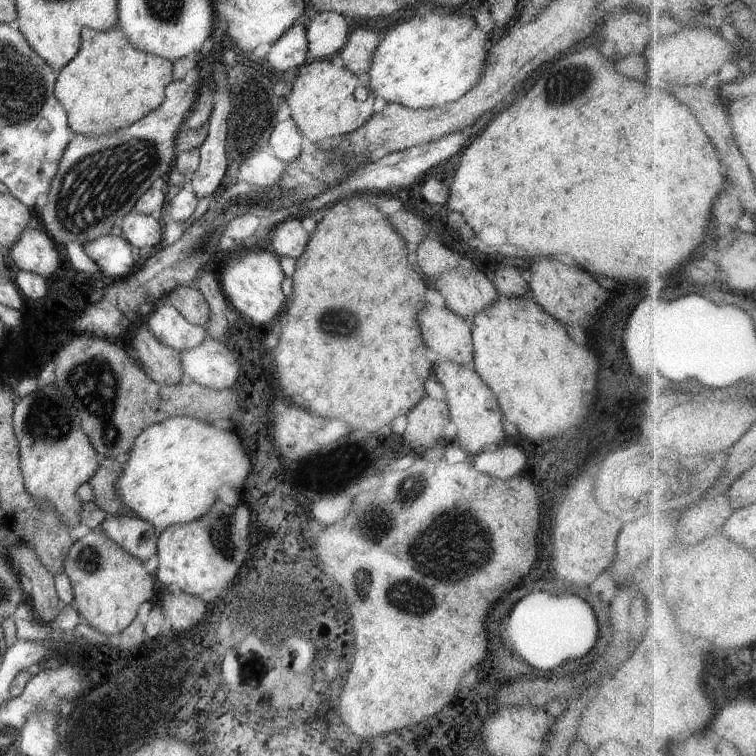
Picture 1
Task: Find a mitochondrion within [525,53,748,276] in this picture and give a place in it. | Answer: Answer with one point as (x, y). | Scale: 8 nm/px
(571, 77)

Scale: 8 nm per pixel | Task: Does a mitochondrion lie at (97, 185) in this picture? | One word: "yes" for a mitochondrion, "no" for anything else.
yes

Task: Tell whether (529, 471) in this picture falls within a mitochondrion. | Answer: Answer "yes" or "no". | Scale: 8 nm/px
no

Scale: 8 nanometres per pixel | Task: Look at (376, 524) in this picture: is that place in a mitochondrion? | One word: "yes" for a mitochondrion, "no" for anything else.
yes

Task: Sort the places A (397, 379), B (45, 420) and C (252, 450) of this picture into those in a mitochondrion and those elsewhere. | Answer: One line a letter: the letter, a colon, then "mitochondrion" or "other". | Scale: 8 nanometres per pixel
A: other
B: mitochondrion
C: other

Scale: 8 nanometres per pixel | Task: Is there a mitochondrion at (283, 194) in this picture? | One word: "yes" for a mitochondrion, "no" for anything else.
yes

